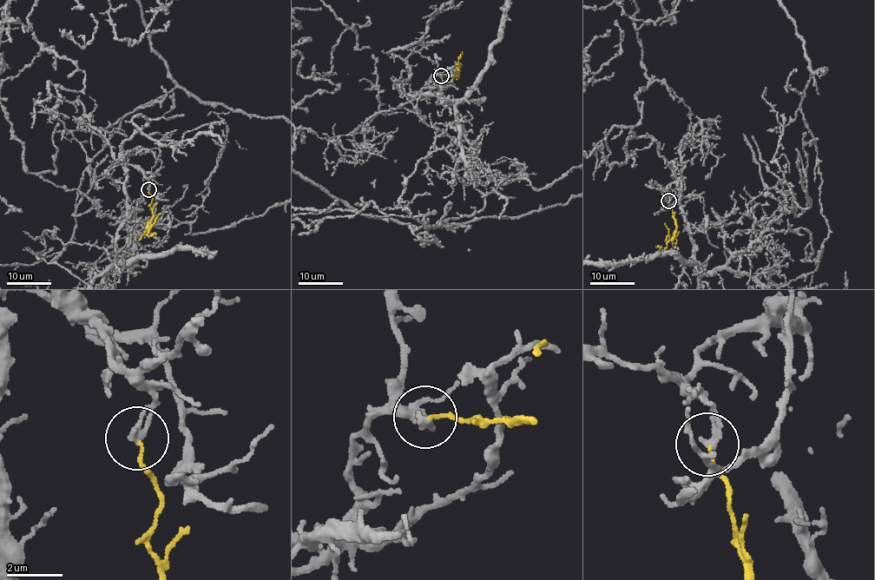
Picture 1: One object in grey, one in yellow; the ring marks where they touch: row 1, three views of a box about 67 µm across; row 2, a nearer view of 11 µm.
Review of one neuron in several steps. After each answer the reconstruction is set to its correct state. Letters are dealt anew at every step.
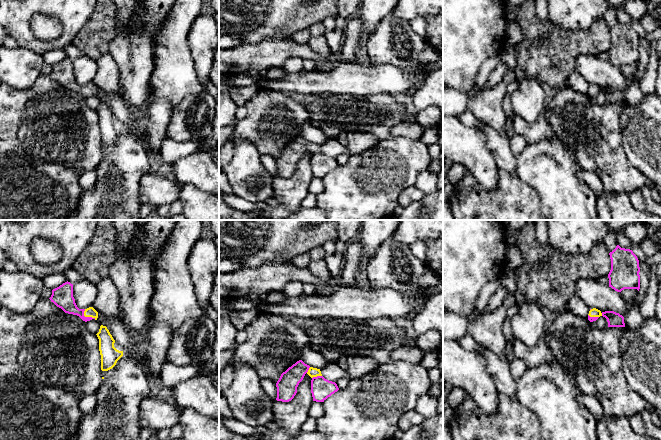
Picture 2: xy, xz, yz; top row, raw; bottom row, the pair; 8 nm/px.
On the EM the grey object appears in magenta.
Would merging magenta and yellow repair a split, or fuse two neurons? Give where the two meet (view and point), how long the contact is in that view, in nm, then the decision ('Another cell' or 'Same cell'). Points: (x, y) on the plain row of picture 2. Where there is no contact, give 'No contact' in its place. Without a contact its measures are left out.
Touches magenta at xy (87, 93). Shared border 120 nm. Same cell

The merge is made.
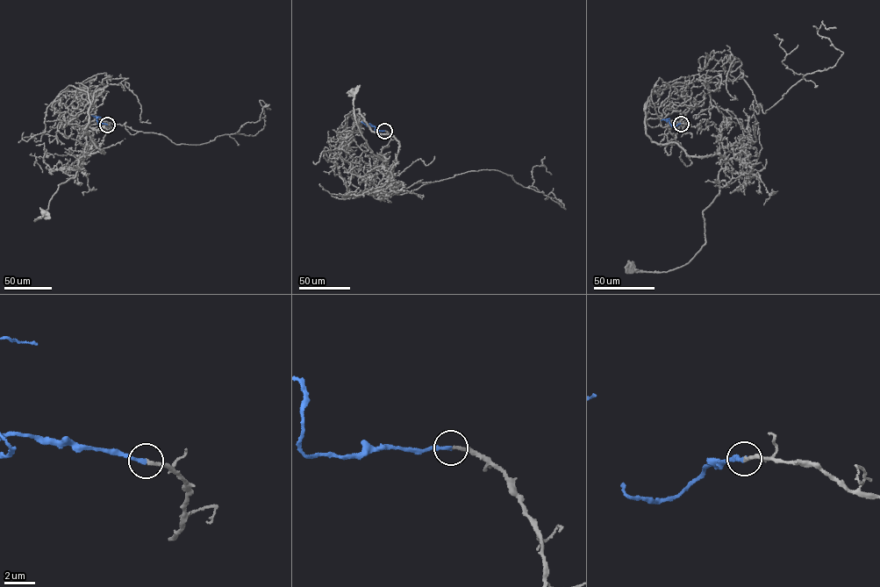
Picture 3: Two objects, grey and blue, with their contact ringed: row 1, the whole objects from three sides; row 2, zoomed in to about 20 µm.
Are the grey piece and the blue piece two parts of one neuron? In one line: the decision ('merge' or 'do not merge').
merge

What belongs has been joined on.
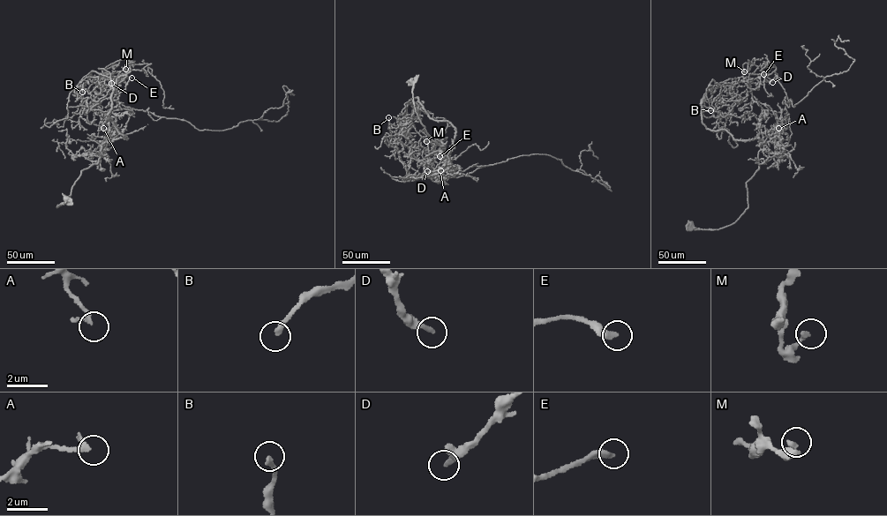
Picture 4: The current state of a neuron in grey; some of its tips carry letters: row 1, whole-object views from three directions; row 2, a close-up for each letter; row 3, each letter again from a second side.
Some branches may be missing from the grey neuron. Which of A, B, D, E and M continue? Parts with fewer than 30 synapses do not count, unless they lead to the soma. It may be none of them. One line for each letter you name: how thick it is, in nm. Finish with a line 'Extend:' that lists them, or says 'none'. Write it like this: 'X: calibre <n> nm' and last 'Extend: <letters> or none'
D: calibre 240 nm
Extend: D

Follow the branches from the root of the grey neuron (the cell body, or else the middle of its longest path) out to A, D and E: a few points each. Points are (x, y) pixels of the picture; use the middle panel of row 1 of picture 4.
A: (412, 81), (415, 111), (428, 138), (443, 145), (440, 153), (447, 158), (439, 163), (440, 170)
D: (412, 81), (415, 111), (440, 153), (455, 128), (409, 100), (395, 145), (405, 164), (437, 171), (427, 171)
E: (412, 81), (428, 138), (443, 153), (454, 135), (411, 99), (396, 130), (398, 155), (425, 175), (439, 156)

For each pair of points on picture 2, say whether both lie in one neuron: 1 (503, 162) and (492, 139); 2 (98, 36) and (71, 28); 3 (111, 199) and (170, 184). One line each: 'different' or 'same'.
1: same
2: different
3: different

